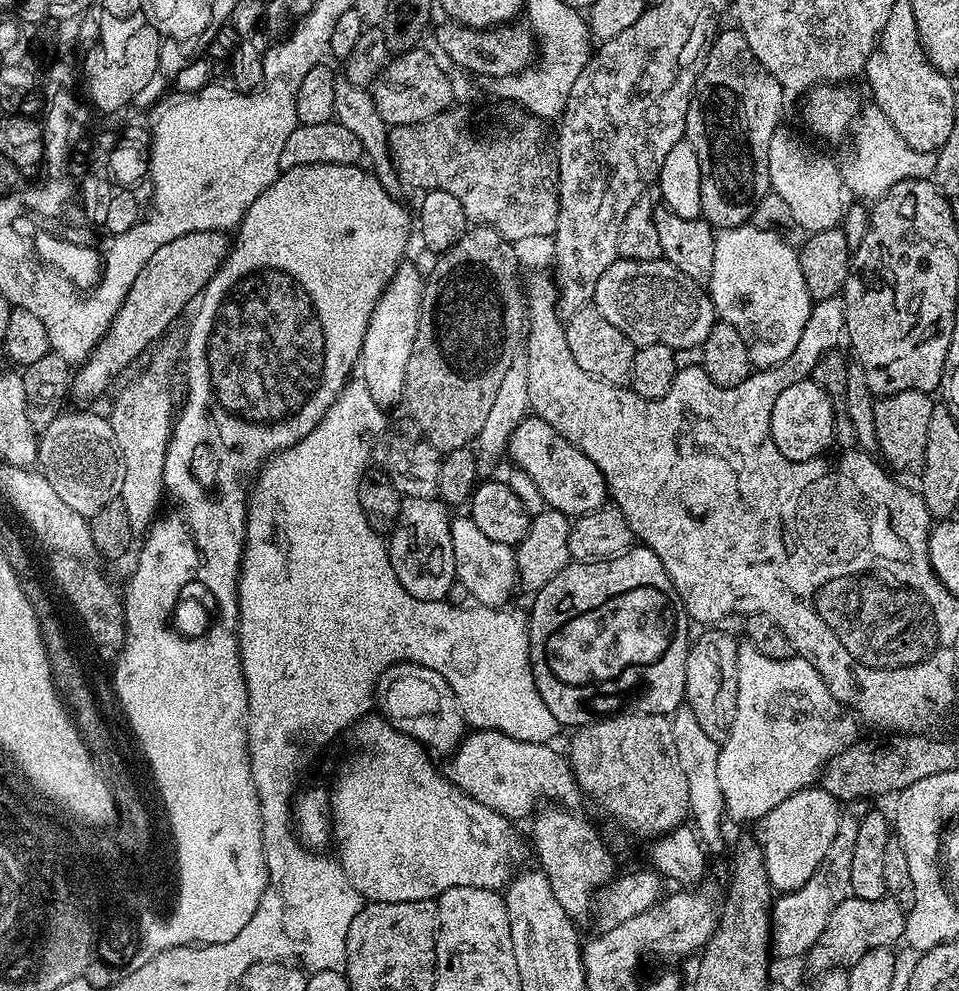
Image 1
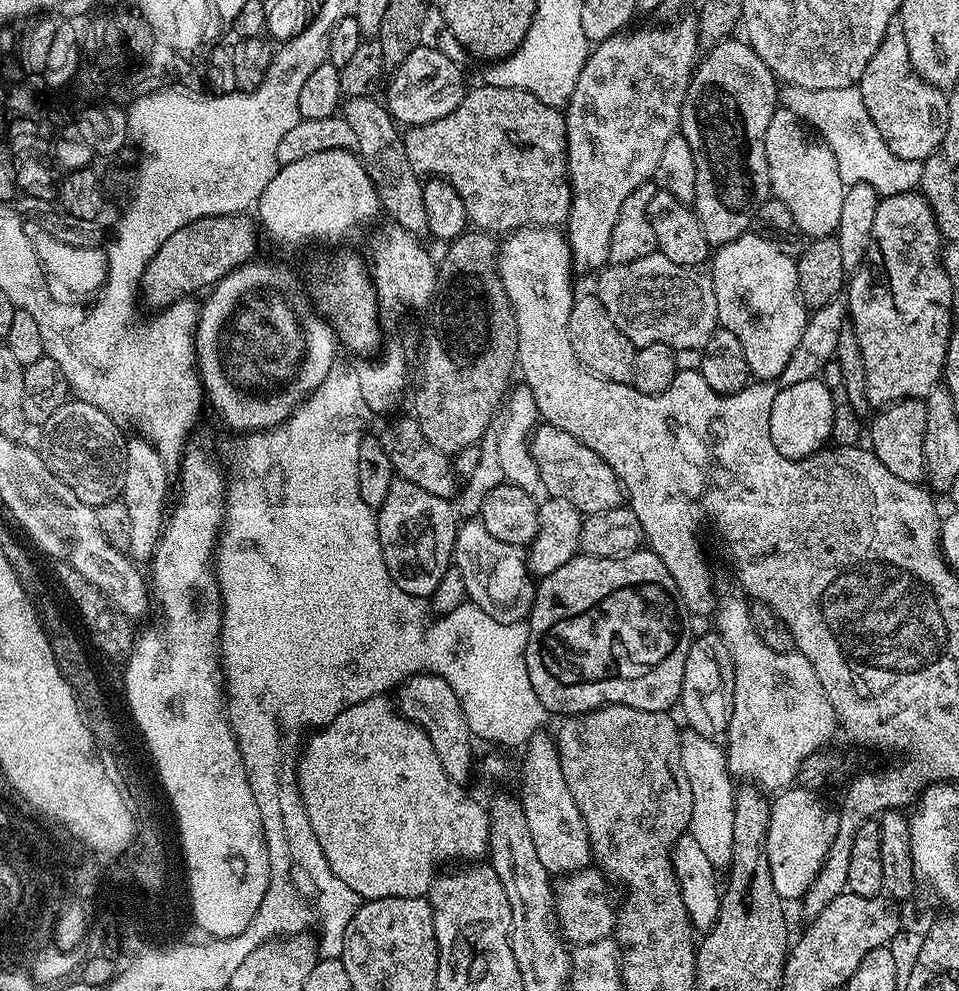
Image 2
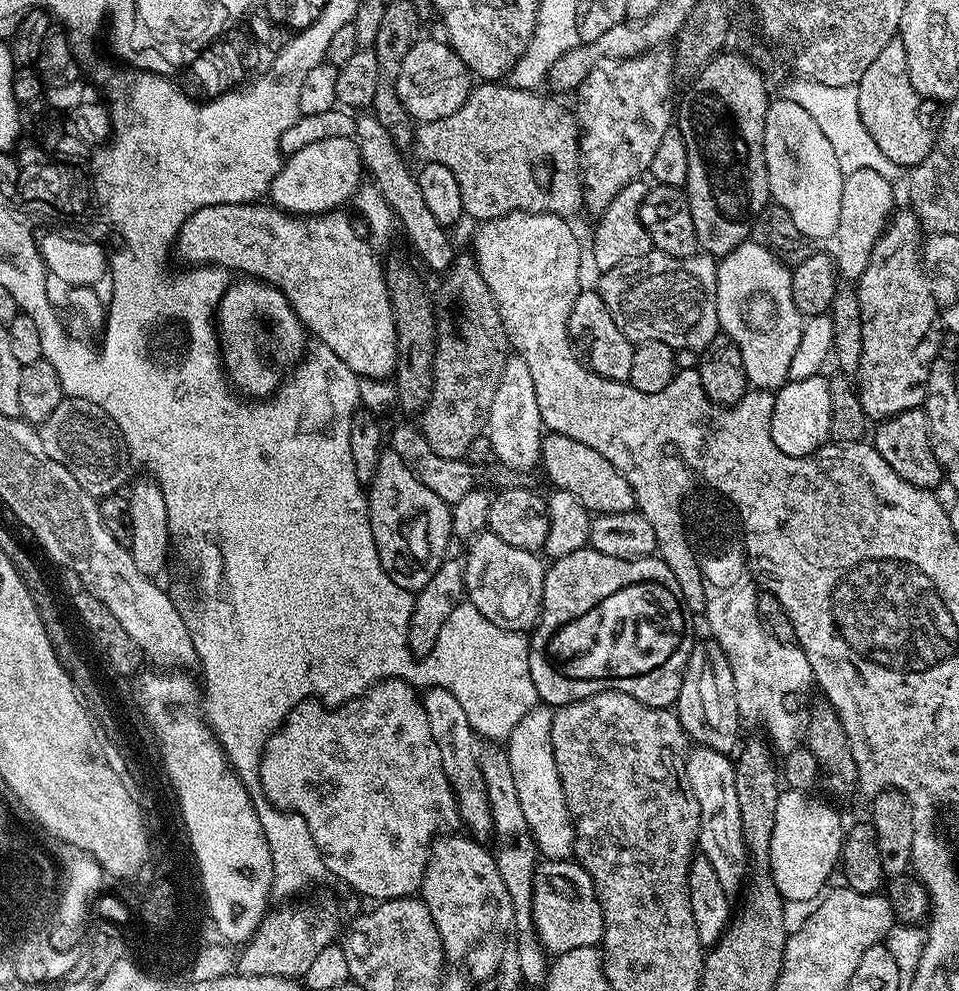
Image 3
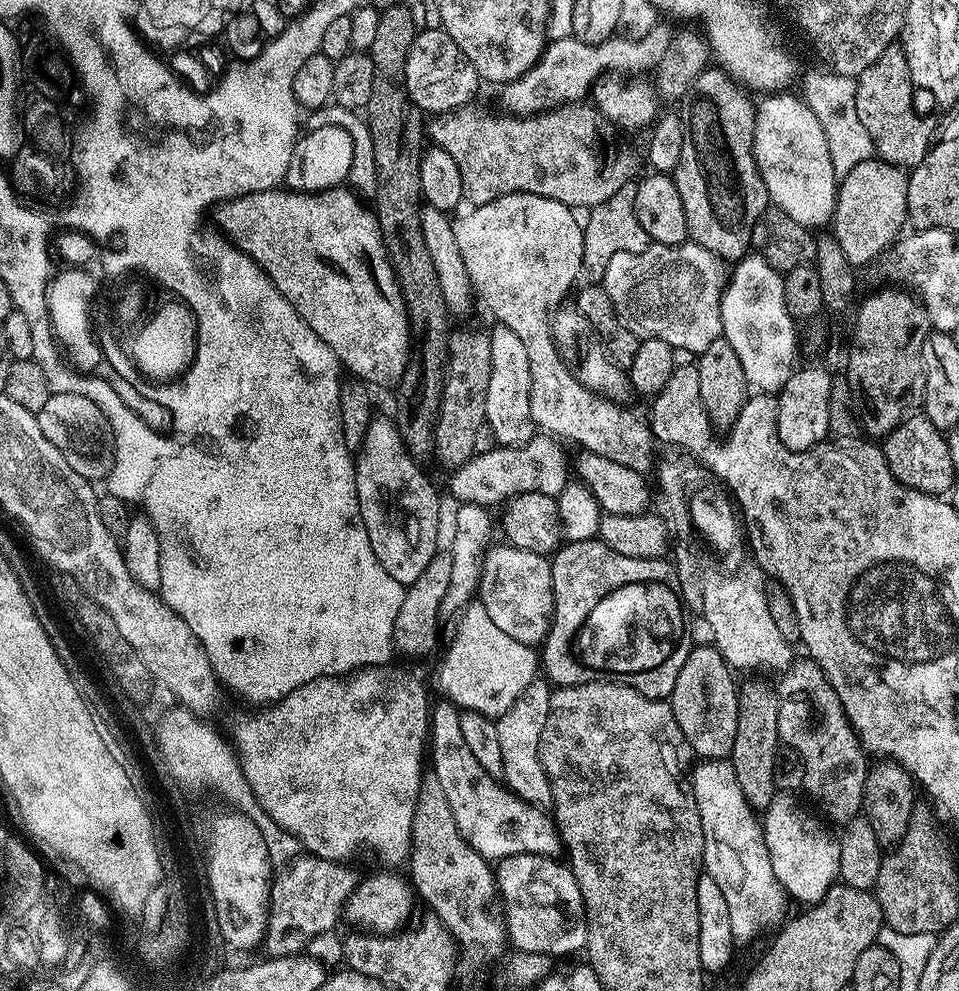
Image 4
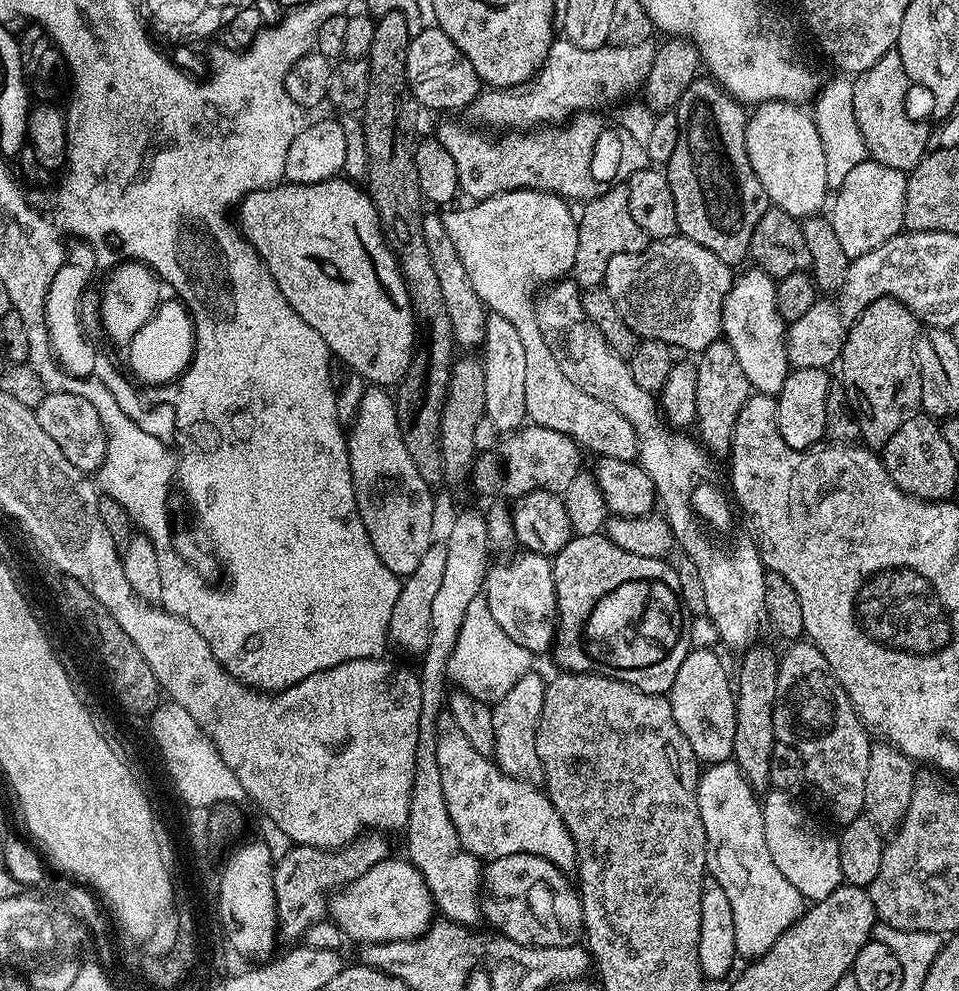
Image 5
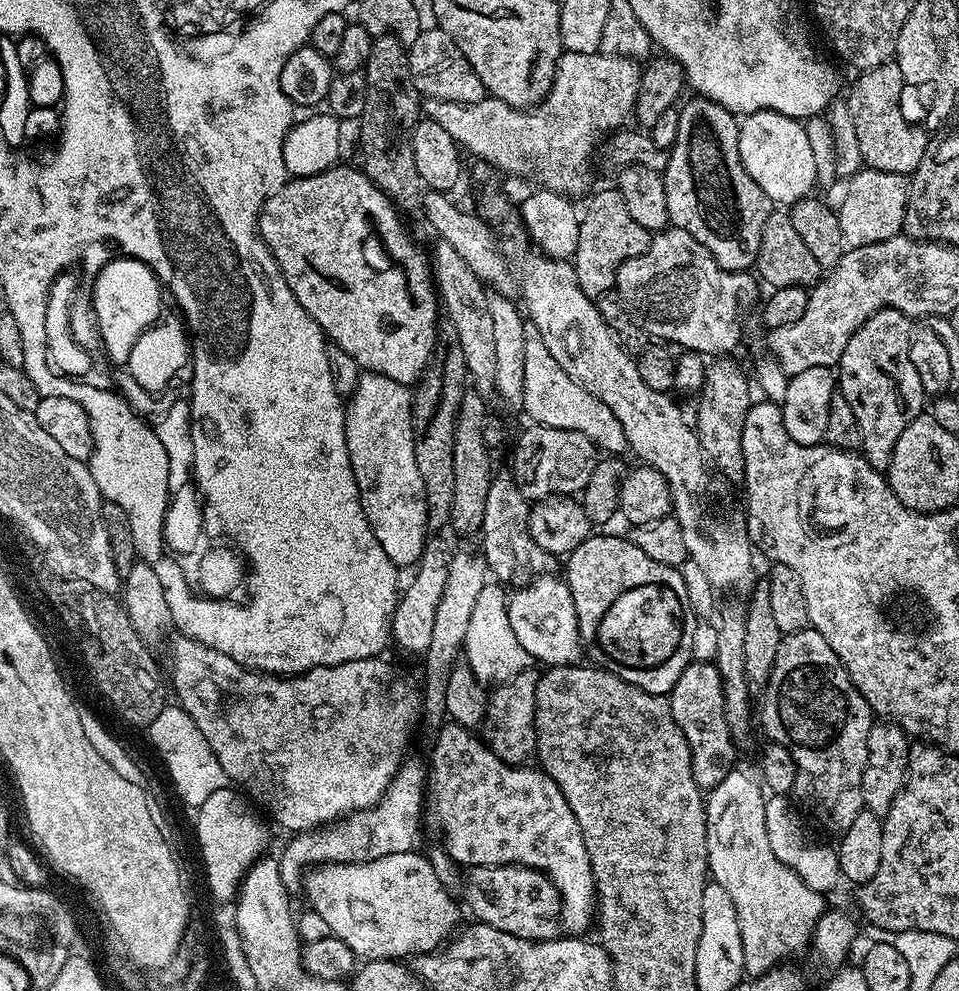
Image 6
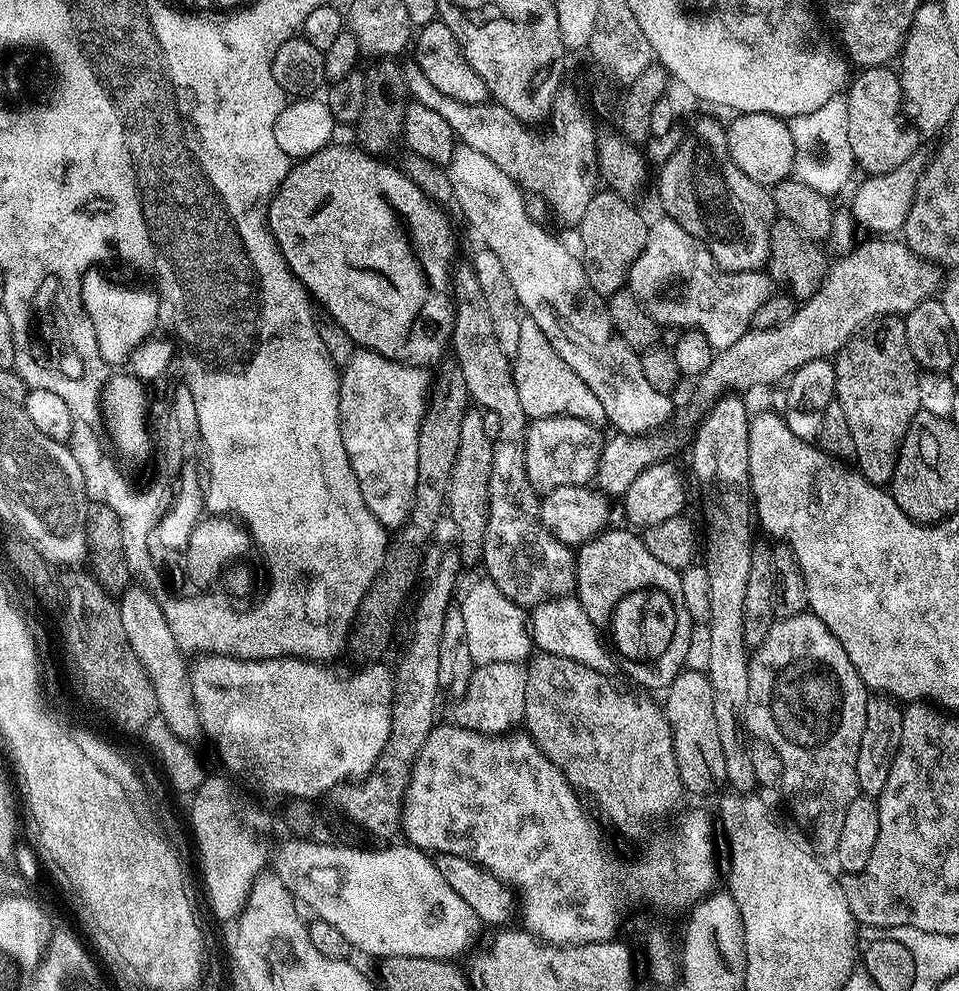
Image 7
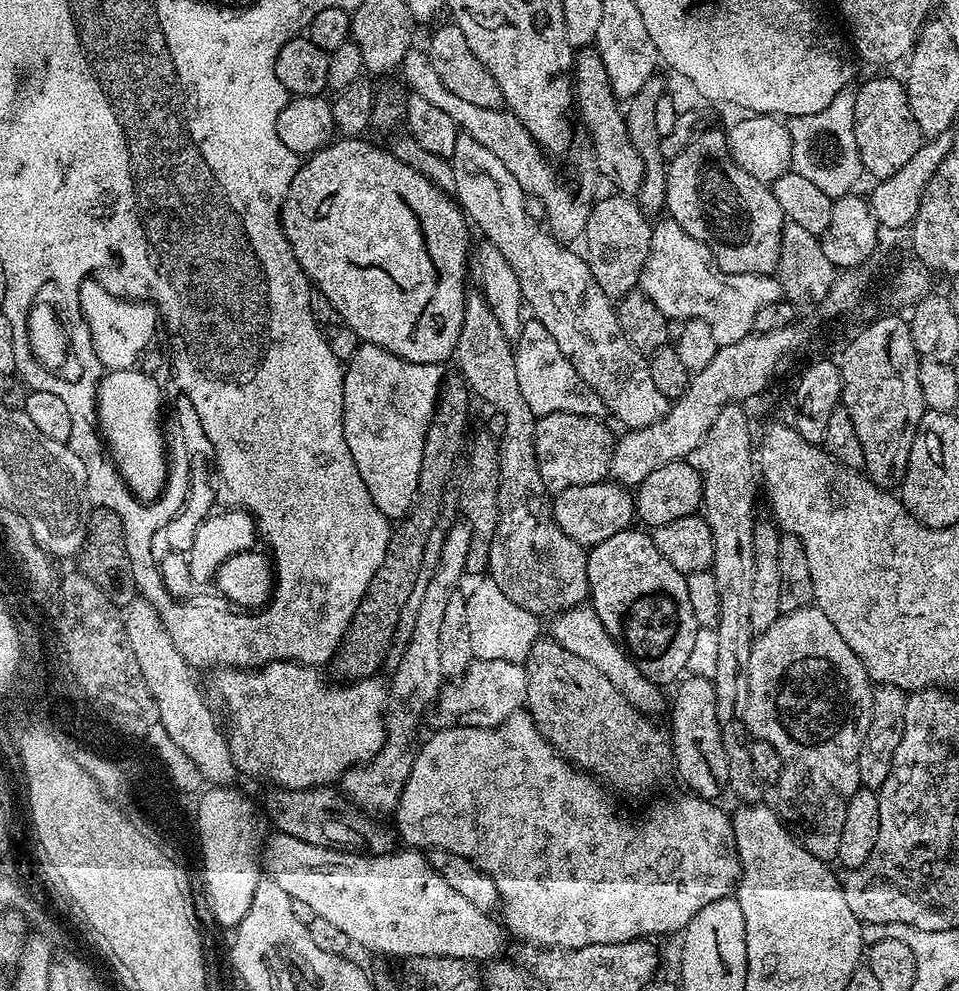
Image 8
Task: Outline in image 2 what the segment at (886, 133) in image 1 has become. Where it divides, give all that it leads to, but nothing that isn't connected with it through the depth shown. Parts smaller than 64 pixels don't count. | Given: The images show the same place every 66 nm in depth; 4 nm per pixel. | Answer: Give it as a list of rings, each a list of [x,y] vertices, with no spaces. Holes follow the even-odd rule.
[[[781,83],[778,104],[781,108],[788,108],[809,129],[814,130],[815,135],[833,152],[844,185],[865,184],[872,187],[880,198],[919,189],[923,163],[898,158],[898,154],[886,146],[878,126],[874,126],[866,110],[866,102],[862,102],[859,87],[804,90],[802,86]]]

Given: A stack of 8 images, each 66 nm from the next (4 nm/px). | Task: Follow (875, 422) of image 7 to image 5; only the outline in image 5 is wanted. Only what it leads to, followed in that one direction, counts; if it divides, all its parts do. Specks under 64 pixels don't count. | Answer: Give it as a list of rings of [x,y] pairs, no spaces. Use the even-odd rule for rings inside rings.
[[[889,296],[866,306],[864,313],[848,330],[848,337],[844,340],[844,349],[840,351],[838,361],[841,376],[839,379],[856,415],[860,427],[860,440],[873,450],[883,449],[884,443],[894,434],[894,430],[898,430],[902,422],[906,422],[921,411],[922,382],[916,365],[916,340],[921,331],[921,317],[914,315],[902,302],[891,300]]]

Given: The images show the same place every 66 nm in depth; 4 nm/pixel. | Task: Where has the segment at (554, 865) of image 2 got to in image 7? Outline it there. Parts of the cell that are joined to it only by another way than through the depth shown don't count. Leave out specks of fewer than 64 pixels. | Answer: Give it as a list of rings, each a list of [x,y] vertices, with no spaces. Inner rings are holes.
[[[488,663],[475,667],[468,680],[468,688],[459,699],[452,716],[460,728],[474,730],[484,735],[505,735],[524,720],[526,682],[529,667],[525,663]],[[494,690],[498,690],[494,694]]]

